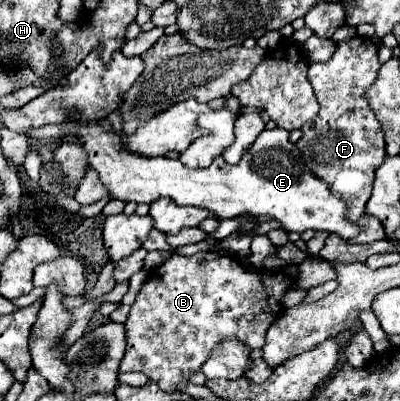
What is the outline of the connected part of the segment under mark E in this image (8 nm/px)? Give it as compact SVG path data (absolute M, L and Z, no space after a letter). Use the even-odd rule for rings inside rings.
M76 121L80 125L80 133L78 139L82 143L82 147L88 153L88 163L98 171L100 181L106 185L106 189L112 193L112 197L120 199L120 201L136 201L136 203L154 203L160 197L168 197L172 201L176 201L178 205L196 205L196 207L204 207L208 211L212 211L216 217L224 219L224 217L240 217L244 213L250 213L252 217L262 217L268 215L274 221L278 221L282 225L282 229L286 231L296 231L296 233L304 233L308 229L324 229L330 233L340 235L342 239L352 239L352 235L358 235L362 231L362 227L356 221L346 219L346 201L334 197L328 189L328 185L318 179L312 171L306 169L302 153L298 151L298 147L290 141L290 133L286 129L264 129L258 139L252 143L250 151L246 151L246 155L242 155L240 163L230 165L226 163L222 157L216 157L212 161L210 167L206 169L190 169L186 167L180 159L168 159L168 157L142 157L136 153L130 153L120 135L116 135L110 125L104 121L100 125L100 121L90 121L90 123L82 123Z

